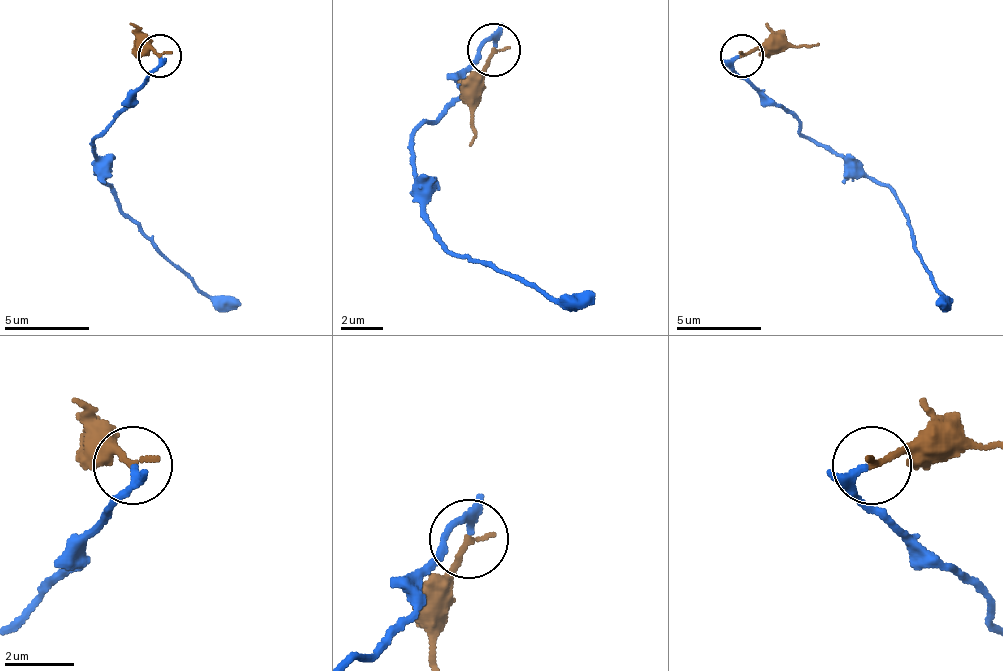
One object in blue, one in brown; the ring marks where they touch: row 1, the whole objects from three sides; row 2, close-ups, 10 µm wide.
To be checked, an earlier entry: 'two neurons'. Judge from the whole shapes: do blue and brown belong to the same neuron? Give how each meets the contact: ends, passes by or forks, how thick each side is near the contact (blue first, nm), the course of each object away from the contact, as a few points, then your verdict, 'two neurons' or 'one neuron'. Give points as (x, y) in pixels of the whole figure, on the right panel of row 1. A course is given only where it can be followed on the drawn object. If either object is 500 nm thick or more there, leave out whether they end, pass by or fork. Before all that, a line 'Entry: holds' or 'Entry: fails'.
Entry: fails
blue ends | brown ends | 260/200 nm | blue via (741, 59), (732, 67), (783, 106), (809, 140), (864, 170), (907, 217), (911, 246), (941, 293), (937, 306) | brown via (741, 54), (817, 42) | one neuron

